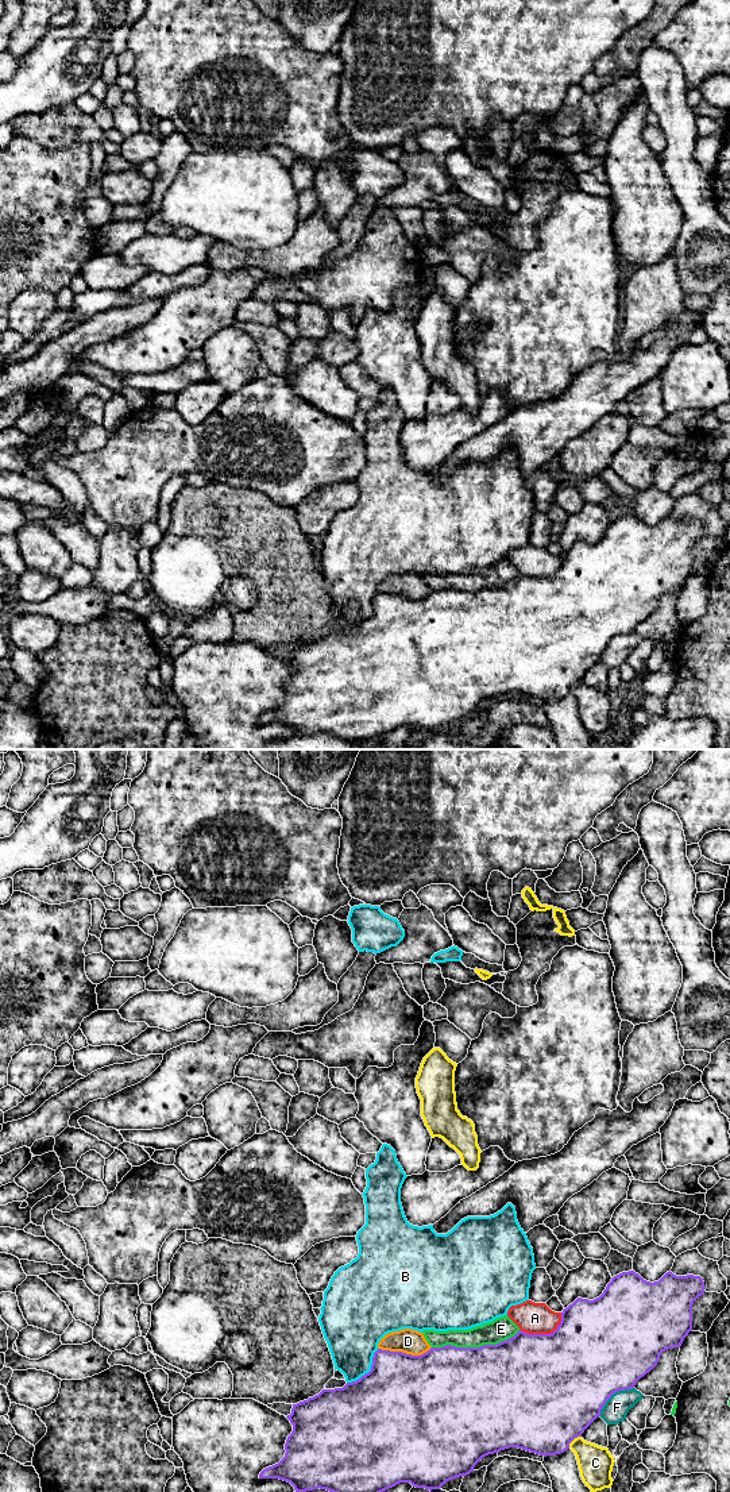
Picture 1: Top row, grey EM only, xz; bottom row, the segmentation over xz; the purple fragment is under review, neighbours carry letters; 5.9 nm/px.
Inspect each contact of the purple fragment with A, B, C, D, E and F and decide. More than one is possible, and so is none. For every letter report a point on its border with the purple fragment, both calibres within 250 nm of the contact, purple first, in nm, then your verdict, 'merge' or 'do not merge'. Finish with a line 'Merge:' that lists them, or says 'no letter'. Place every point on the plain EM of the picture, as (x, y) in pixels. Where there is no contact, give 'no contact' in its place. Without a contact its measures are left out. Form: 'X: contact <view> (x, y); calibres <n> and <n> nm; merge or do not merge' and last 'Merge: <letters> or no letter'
A: contact xz (545, 578); calibres 500 and 190 nm; do not merge
B: contact xz (370, 615); calibres 500 and 320 nm; do not merge
C: contact xz (572, 683); calibres 500 and 200 nm; do not merge
D: contact xz (404, 597); calibres 480 and 150 nm; do not merge
E: contact xz (475, 592); calibres 500 and 140 nm; do not merge
F: contact xz (611, 637); calibres 500 and 140 nm; do not merge
Merge: no letter

